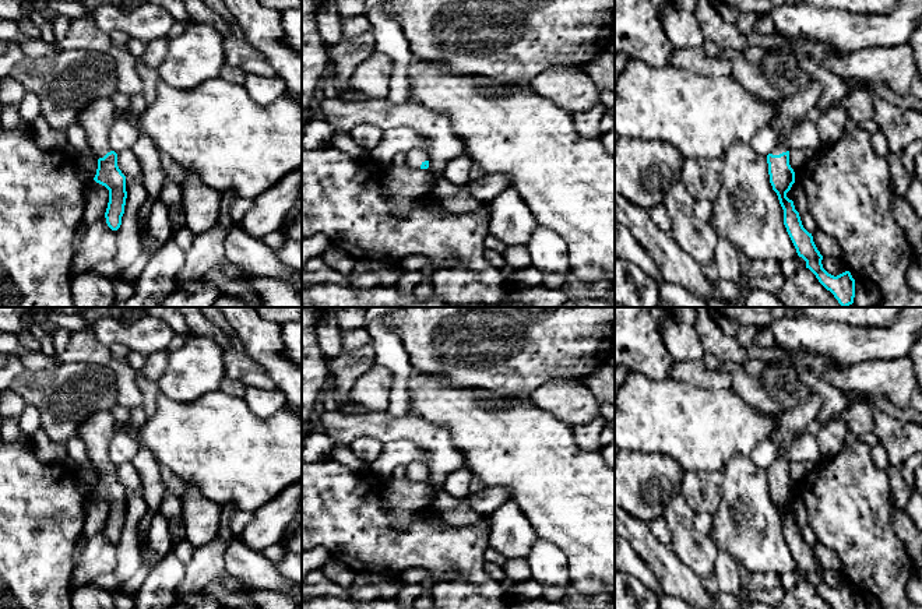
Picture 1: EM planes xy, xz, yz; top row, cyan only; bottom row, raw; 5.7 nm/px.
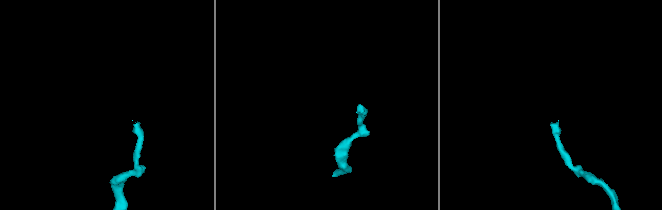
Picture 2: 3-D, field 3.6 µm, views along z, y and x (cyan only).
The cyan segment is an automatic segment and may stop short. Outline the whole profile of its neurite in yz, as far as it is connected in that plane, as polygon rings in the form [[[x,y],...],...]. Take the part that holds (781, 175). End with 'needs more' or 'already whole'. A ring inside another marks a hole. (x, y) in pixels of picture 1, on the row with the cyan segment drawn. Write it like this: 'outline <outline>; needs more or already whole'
outline [[[778,144],[767,155],[767,163],[770,183],[773,190],[777,193],[780,204],[784,210],[784,225],[798,256],[806,261],[806,268],[809,268],[816,275],[819,282],[834,295],[841,307],[848,307],[854,303],[855,279],[849,271],[834,277],[823,268],[823,256],[817,250],[812,233],[803,228],[793,201],[786,197],[786,193],[795,183],[795,172],[789,165],[788,148],[784,144]]]; needs more

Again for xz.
outline [[[414,148],[407,154],[407,165],[414,169],[427,169],[429,155],[422,149]]]; needs more

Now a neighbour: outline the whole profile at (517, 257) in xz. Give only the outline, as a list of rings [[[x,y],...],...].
[[[506,246],[503,257],[511,270],[521,270],[531,265],[531,254],[527,246]]]

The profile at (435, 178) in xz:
[[[429,156],[429,168],[427,168],[427,172],[429,172],[429,176],[430,176],[430,183],[429,183],[429,186],[427,186],[427,191],[426,191],[425,196],[432,197],[432,198],[436,200],[436,193],[434,193],[434,190],[436,190],[437,183],[443,179],[443,176],[439,175],[439,173],[436,173],[436,172],[433,170],[430,156]]]

